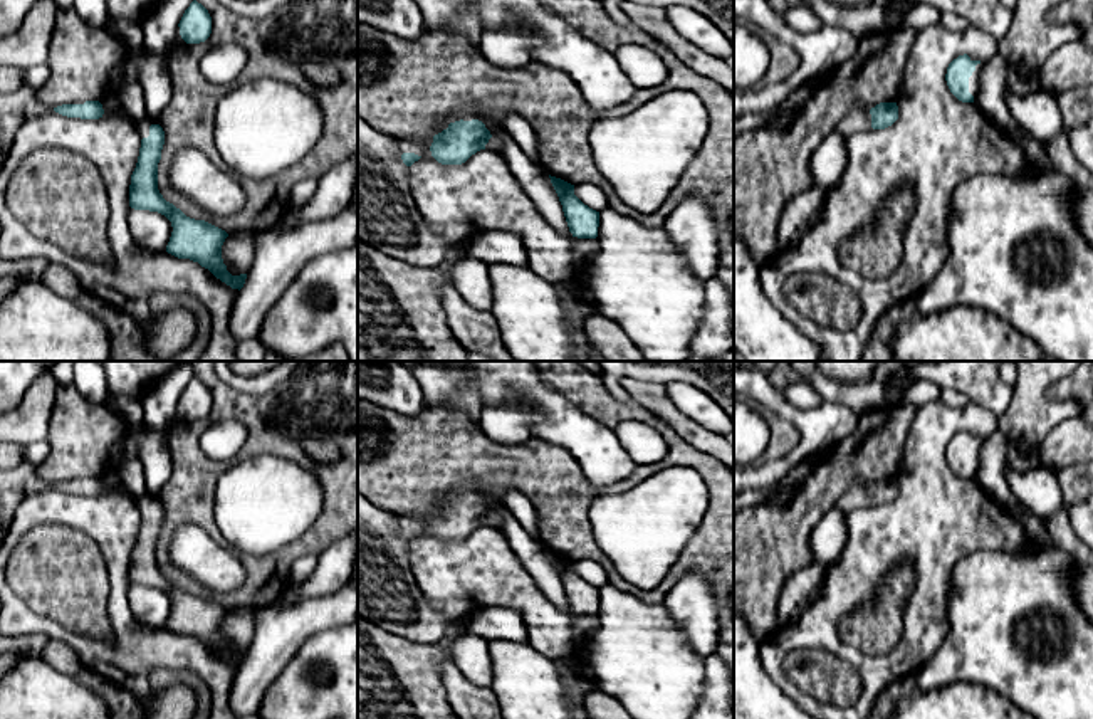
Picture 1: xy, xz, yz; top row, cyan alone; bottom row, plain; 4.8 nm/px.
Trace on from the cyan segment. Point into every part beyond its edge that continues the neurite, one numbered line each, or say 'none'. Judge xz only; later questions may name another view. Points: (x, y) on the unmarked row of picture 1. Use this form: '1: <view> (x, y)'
1: xz (388, 595)

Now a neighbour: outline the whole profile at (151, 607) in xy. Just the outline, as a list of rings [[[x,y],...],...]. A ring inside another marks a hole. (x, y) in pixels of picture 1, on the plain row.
[[[134,585],[128,590],[128,605],[139,623],[153,628],[166,628],[173,608],[171,598],[165,591]]]

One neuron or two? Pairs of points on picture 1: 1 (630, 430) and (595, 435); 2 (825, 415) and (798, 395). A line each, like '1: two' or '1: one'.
1: two
2: two

